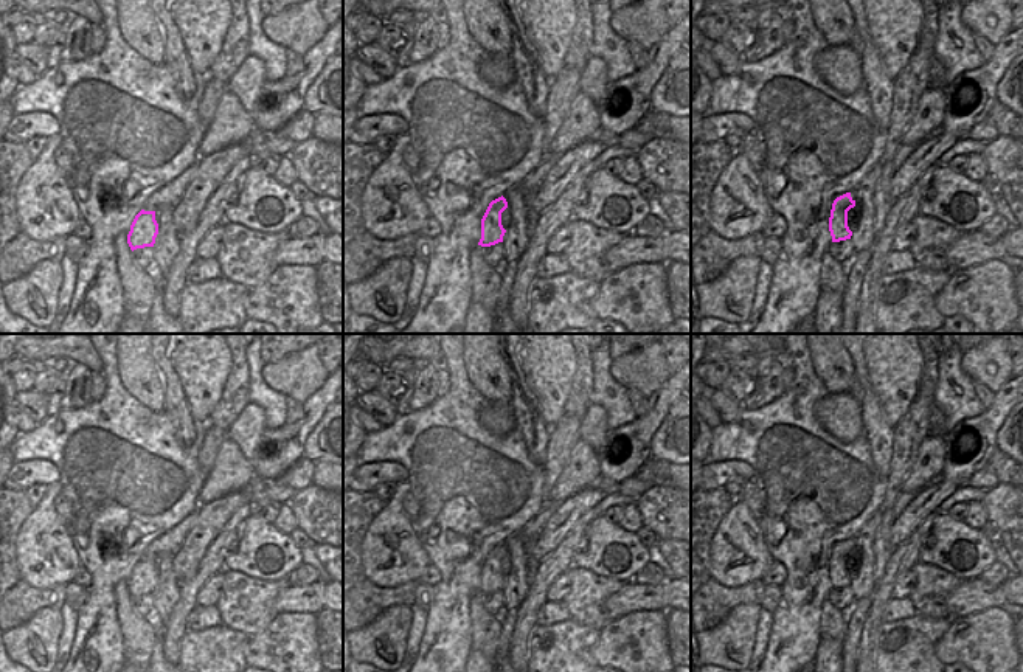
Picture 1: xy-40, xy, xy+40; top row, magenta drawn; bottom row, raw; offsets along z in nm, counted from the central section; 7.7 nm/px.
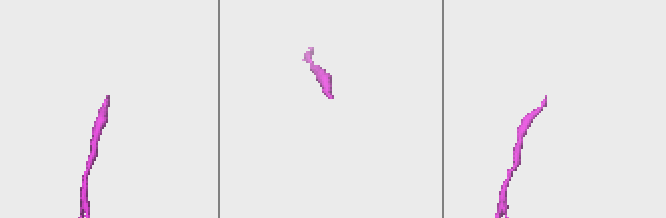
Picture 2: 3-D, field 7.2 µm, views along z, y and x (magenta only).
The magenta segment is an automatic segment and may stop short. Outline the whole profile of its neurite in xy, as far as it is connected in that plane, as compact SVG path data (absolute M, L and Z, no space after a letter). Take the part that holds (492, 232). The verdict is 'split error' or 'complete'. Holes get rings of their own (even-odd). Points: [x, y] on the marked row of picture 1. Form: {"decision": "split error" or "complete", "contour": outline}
{"decision": "split error", "contour": "M505 196L492 200L481 219L481 239L478 242L481 247L503 242L503 236L509 227L509 206Z"}

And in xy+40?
{"decision": "split error", "contour": "M855 191L837 197L832 203L829 231L832 242L851 239L860 222L860 208L855 205Z"}

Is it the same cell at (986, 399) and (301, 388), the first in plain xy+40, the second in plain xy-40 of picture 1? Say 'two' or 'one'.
two

